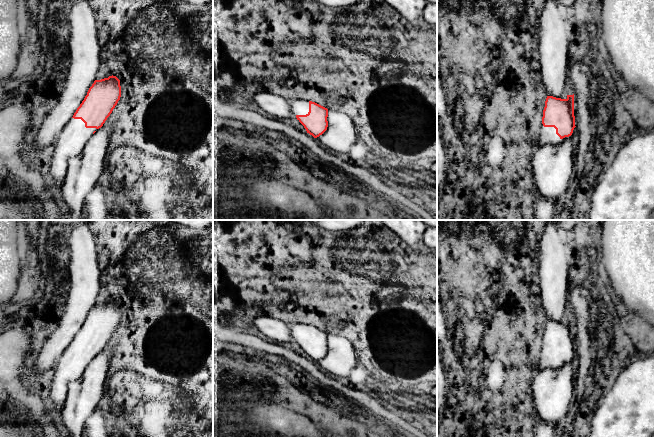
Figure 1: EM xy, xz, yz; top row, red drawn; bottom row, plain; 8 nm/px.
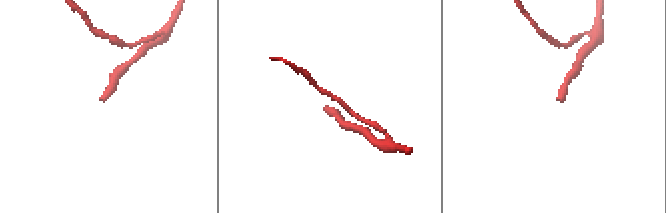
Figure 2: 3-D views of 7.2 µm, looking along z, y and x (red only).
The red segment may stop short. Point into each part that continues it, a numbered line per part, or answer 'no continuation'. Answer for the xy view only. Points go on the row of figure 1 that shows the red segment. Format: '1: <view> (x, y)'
1: xy (71, 140)

